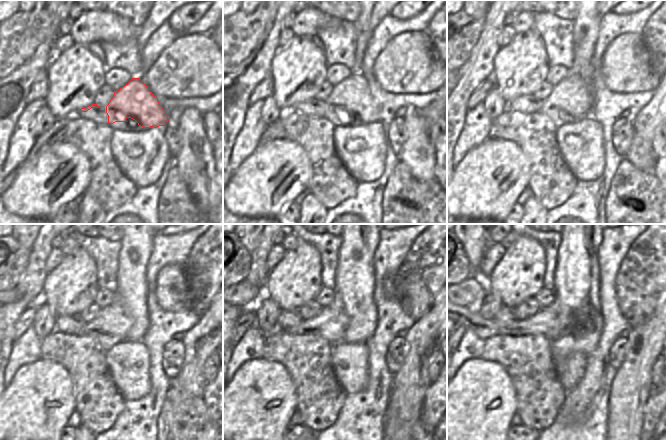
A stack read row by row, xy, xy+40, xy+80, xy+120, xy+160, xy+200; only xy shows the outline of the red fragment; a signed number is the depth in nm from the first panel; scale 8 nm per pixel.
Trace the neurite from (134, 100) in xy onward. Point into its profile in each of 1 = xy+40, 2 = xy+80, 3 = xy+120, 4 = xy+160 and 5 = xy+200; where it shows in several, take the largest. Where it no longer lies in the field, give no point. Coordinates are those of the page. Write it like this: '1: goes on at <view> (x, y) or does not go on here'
1: goes on at xy+40 (351, 98)
2: goes on at xy+80 (573, 97)
3: goes on at xy+120 (111, 326)
4: goes on at xy+160 (330, 324)
5: goes on at xy+200 (545, 322)

